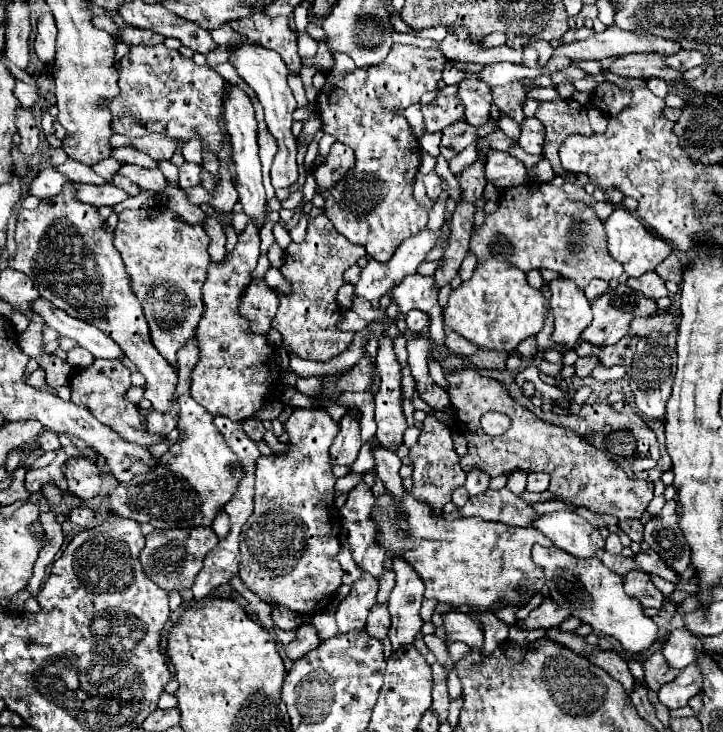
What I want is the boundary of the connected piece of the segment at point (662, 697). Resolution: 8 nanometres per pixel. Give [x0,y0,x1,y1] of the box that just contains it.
[657,662,703,708]

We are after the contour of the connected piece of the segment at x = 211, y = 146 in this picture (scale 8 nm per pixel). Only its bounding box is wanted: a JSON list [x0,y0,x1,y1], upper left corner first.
[101,44,225,154]

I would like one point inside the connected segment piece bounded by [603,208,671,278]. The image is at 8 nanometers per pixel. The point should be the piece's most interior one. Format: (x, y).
(628, 241)

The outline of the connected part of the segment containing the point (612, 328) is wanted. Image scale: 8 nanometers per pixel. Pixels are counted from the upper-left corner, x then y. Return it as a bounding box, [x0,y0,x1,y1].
[581,284,657,348]

